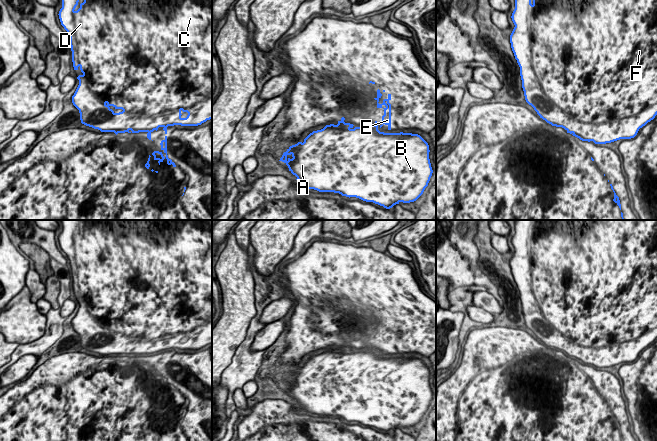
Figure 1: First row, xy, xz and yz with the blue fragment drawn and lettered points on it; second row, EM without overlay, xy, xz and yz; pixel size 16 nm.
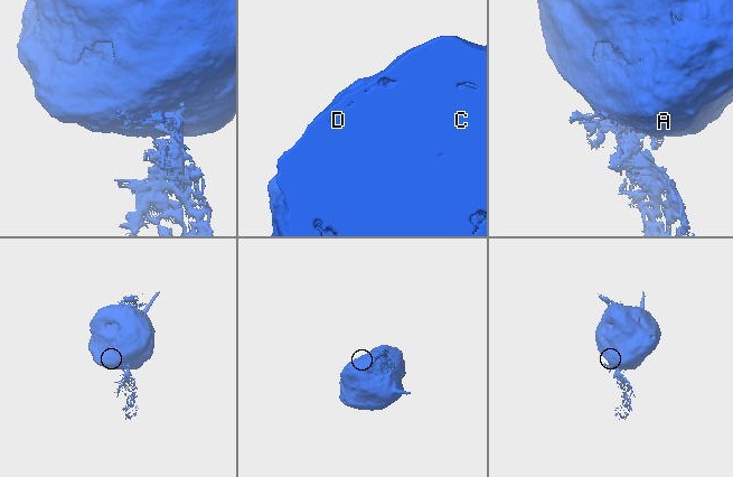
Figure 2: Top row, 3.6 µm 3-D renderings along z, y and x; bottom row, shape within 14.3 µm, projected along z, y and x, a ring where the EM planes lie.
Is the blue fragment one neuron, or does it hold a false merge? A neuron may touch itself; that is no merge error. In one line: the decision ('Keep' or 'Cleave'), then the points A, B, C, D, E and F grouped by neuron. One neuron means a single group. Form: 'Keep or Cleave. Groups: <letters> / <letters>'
Cleave. Groups: A B C D F / E

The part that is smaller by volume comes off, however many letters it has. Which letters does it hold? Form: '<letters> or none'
E

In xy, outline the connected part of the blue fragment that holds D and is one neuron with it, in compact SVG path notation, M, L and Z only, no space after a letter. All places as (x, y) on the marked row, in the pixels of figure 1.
M62 0L59 11L61 25L70 37L74 70L80 69L79 85L72 96L79 110L81 123L101 132L148 132L174 125L198 126L212 119L212 0L84 0L76 11L79 0Z

